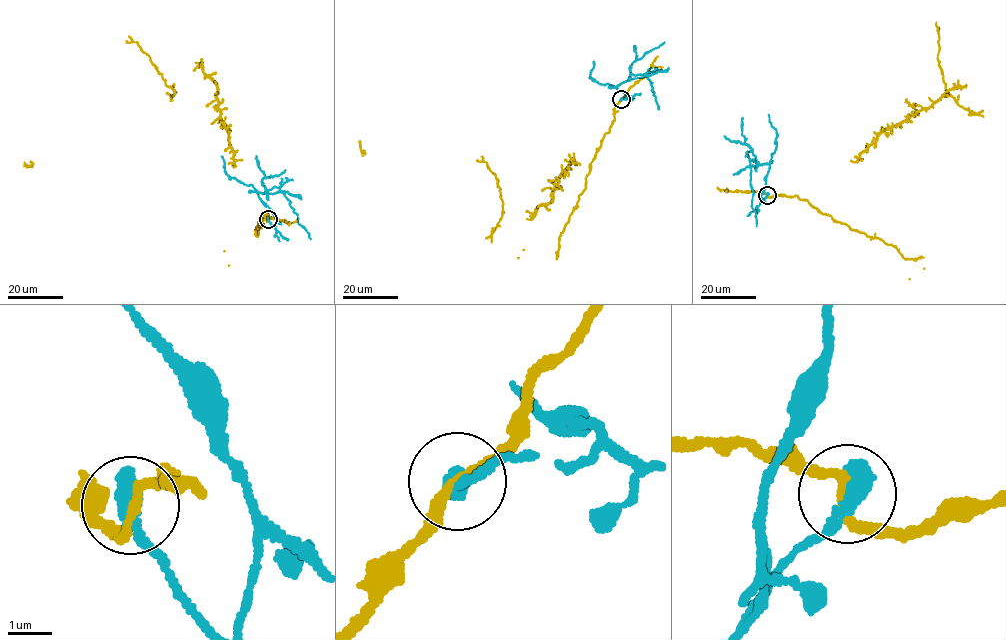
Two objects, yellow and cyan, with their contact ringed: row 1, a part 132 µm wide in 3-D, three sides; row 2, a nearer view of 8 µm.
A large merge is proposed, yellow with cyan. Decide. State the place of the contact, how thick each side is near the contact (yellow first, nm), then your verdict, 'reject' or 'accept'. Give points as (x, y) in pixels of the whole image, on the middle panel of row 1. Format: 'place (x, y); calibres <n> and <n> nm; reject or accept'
place (621, 99); calibres 180 and 550 nm; reject

